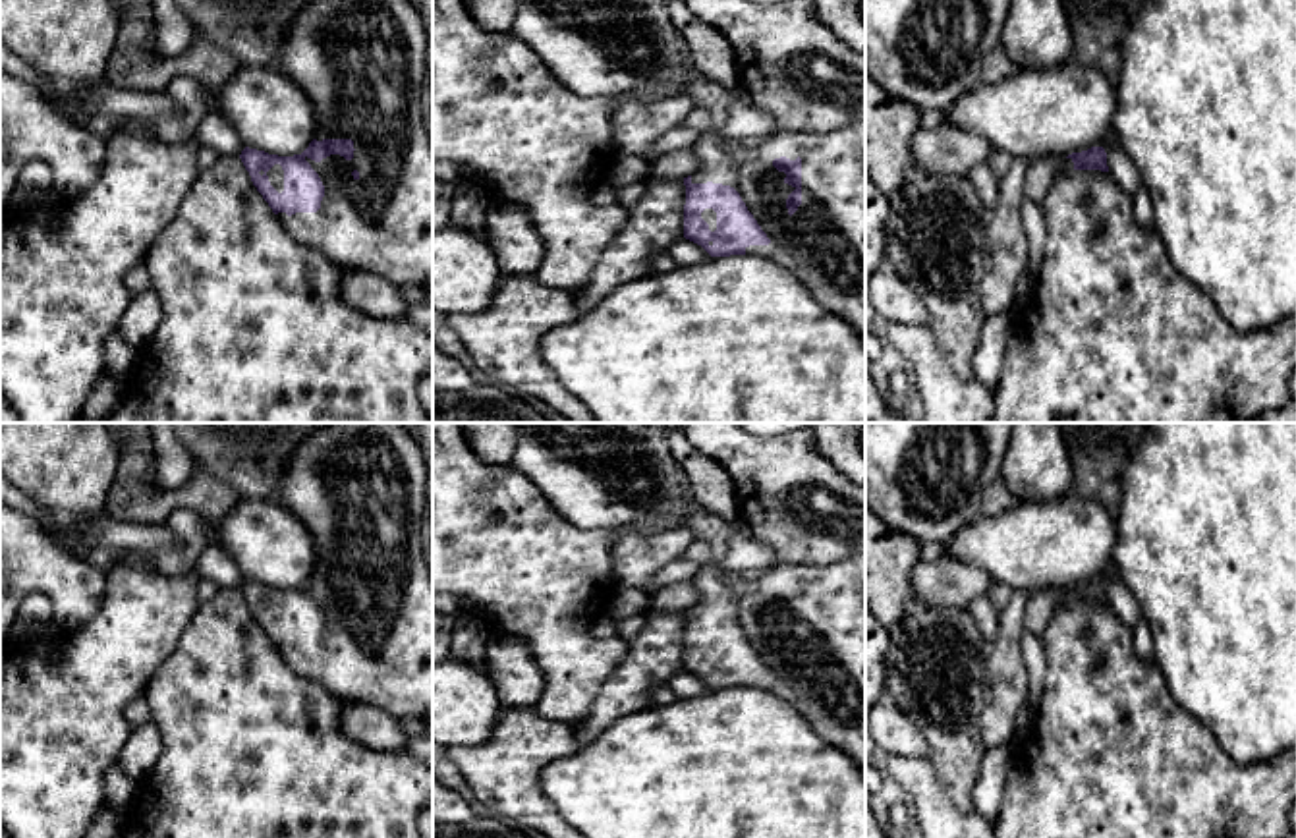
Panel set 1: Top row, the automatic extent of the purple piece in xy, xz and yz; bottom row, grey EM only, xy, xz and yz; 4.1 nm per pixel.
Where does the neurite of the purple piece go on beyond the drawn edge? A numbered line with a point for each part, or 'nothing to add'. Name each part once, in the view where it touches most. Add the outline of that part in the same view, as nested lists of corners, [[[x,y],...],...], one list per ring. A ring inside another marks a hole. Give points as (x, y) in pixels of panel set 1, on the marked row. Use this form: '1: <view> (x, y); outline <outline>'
1: xy (362, 62); outline [[[311,0],[294,15],[276,66],[311,100],[313,139],[352,139],[355,149],[352,160],[330,154],[315,162],[305,156],[324,185],[324,197],[317,212],[278,212],[282,228],[342,270],[369,270],[398,288],[433,284],[433,147],[421,122],[425,50],[425,27],[413,0]]]

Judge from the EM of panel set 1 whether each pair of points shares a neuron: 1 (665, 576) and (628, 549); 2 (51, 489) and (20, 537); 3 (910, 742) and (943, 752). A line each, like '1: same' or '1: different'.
1: different
2: different
3: different

